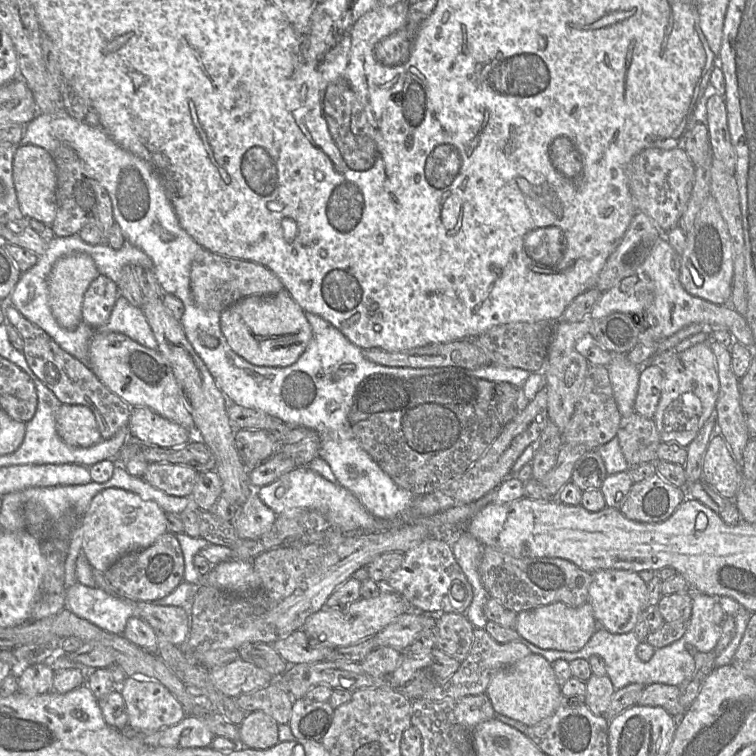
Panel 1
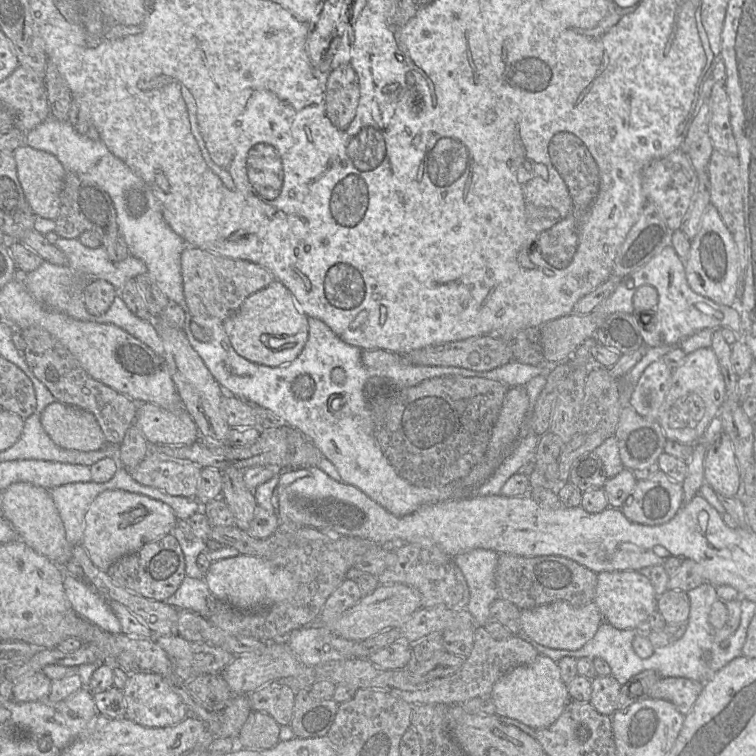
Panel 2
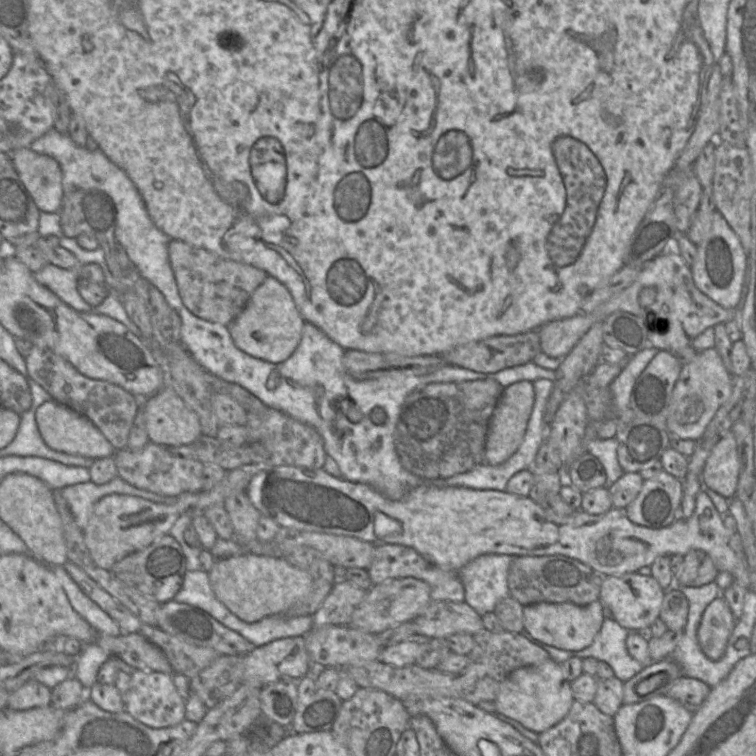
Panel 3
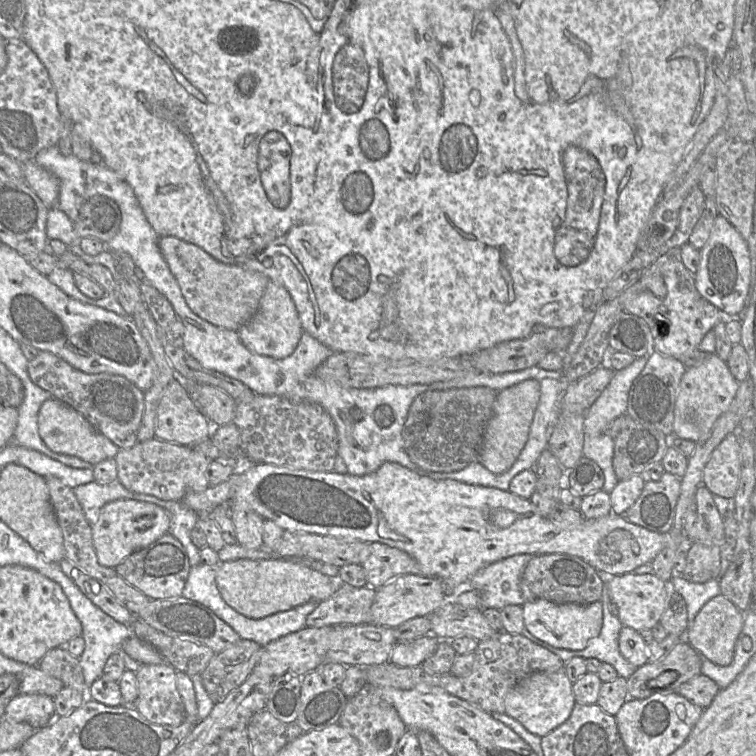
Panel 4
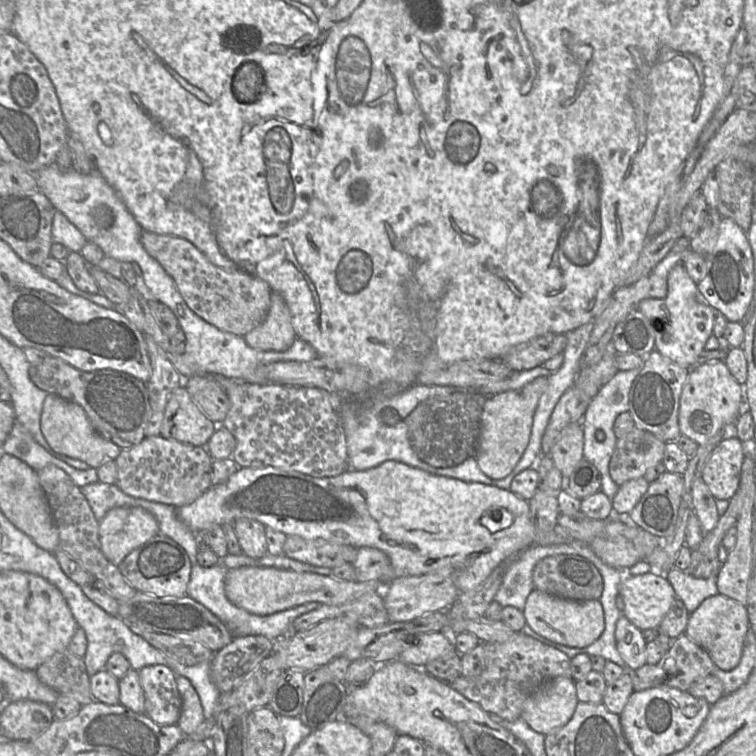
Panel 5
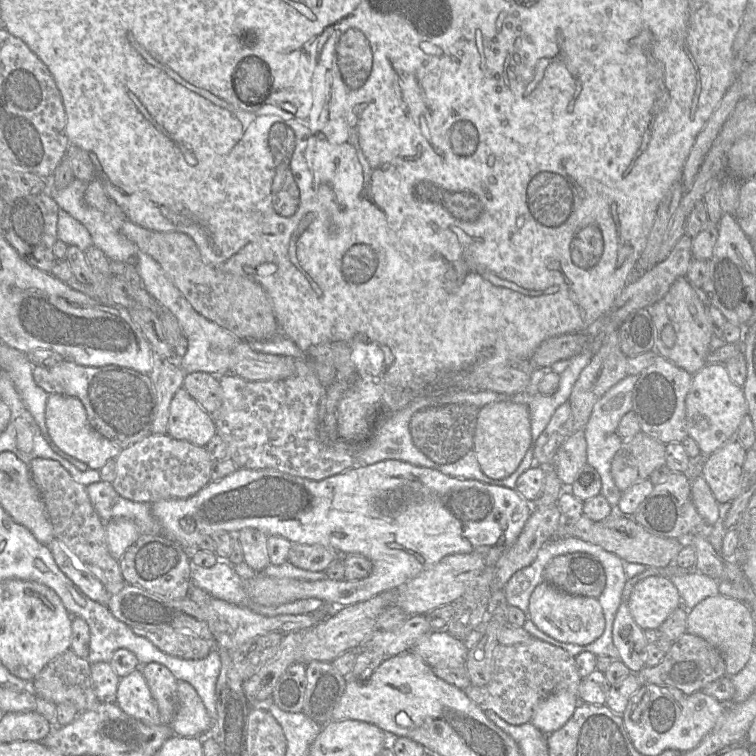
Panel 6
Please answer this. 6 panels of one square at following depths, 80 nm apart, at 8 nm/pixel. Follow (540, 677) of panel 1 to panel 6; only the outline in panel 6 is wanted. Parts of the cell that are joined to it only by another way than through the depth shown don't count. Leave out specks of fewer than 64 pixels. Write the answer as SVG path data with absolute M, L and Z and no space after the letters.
M565 689L558 690L538 704L530 723L549 735L568 722L579 703L577 695Z

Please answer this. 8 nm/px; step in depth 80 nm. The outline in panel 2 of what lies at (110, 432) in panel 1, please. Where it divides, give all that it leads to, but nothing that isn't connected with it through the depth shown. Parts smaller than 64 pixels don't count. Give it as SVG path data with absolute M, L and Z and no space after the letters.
M29 327L20 332L26 343L23 355L37 379L49 389L58 402L91 412L97 419L108 444L119 446L135 422L136 402L92 378L79 361L45 329Z

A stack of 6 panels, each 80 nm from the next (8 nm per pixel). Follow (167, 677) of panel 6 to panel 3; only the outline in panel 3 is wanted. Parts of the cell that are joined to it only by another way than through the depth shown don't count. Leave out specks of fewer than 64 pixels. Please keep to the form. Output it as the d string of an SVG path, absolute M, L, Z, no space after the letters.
M135 669L131 674L130 688L125 694L125 711L148 727L173 727L185 719L186 701L180 696L172 675Z

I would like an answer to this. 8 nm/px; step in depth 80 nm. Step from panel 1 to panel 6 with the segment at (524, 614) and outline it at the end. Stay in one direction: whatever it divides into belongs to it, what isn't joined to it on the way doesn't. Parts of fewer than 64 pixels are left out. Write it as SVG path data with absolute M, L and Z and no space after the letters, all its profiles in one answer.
M547 582L540 583L532 592L528 615L539 630L563 643L588 645L598 639L605 628L603 610L596 598L570 595Z

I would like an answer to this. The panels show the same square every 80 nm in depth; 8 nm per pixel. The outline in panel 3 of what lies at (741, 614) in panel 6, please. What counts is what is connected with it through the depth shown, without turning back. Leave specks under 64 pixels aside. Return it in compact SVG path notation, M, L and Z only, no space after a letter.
M718 596L706 607L697 631L699 645L706 657L713 661L722 658L736 623L723 596Z

